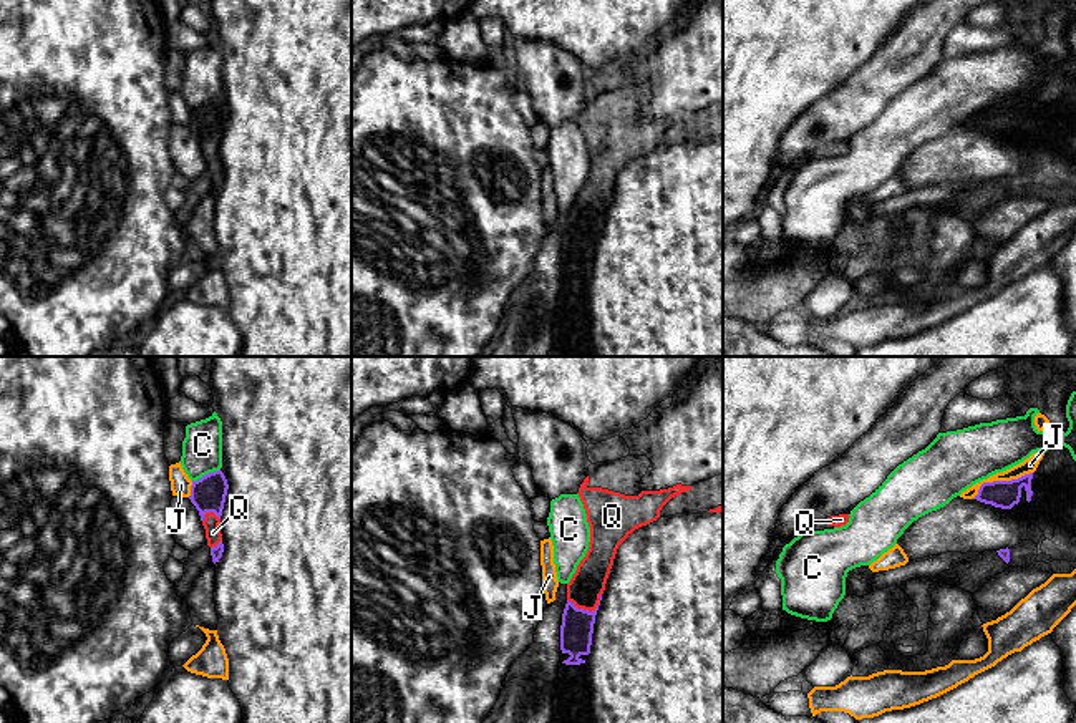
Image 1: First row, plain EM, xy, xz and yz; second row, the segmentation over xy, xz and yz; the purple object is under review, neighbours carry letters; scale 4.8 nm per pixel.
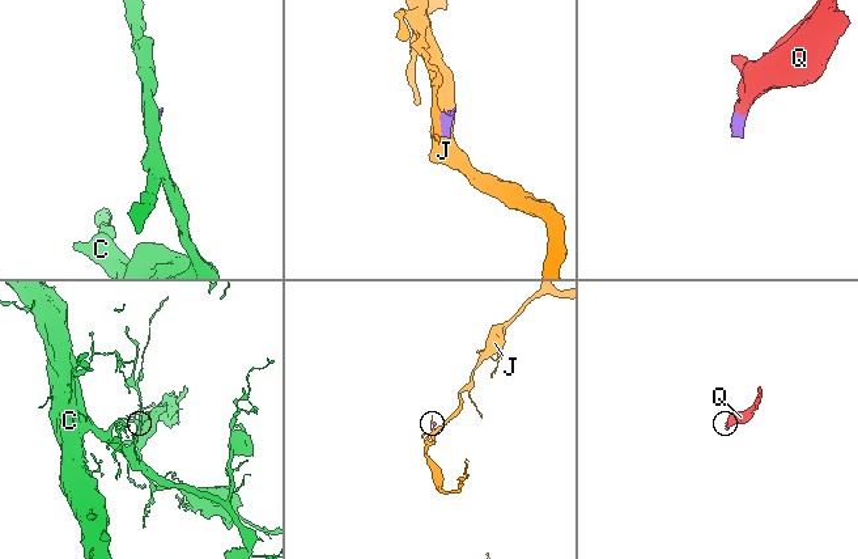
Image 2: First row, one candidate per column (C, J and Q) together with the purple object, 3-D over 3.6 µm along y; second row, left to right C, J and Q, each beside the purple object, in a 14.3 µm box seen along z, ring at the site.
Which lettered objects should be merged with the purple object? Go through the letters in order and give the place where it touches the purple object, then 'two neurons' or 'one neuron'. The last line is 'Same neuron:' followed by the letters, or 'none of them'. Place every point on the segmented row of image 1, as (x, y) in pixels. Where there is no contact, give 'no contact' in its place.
C: xy (206, 475) | two neurons
J: yz (1000, 481) | two neurons
Q: xz (587, 611) | one neuron
Same neuron: Q

